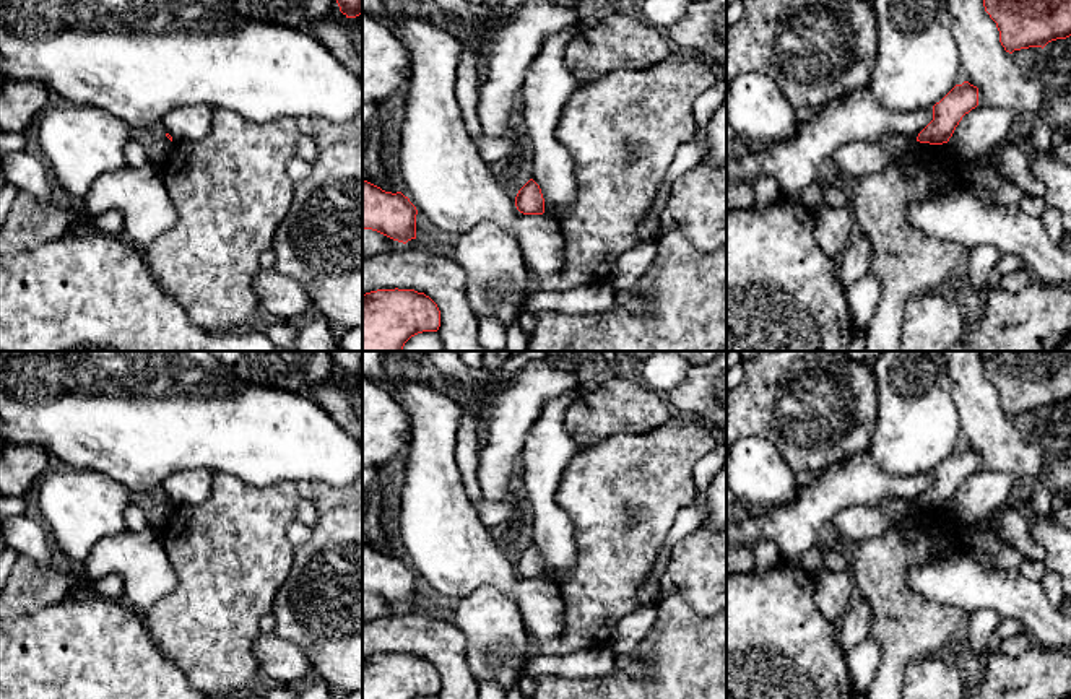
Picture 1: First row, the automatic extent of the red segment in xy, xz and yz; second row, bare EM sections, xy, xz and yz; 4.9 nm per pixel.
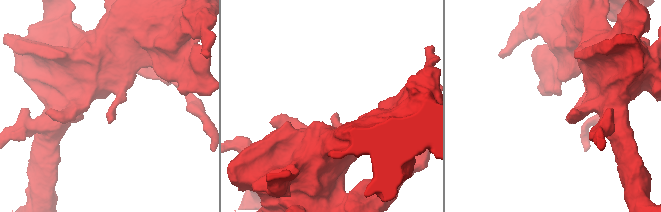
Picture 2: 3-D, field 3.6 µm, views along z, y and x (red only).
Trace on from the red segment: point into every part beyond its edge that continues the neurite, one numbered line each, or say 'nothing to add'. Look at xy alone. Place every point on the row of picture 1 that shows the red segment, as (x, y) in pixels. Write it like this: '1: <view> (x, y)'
nothing to add

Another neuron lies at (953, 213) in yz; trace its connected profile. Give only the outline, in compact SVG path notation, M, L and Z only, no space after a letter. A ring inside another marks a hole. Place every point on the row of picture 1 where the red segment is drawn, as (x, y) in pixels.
M939 179L931 197L908 205L907 216L926 236L952 241L965 252L978 245L993 245L1001 255L1009 254L1021 258L1037 280L1047 284L1071 286L1071 245L1055 244L1048 237L1042 218L1024 213L1019 205L988 205L972 190Z

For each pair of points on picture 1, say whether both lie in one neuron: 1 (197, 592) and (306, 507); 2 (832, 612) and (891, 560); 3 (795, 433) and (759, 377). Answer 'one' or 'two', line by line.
1: two
2: two
3: one

